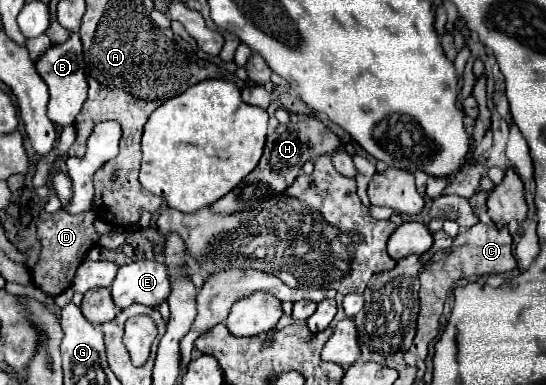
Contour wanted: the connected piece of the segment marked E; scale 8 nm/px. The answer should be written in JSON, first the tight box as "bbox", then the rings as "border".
{"bbox":[110,261,172,309],"border":[[[134,261],[118,269],[118,275],[110,287],[114,305],[120,309],[132,303],[158,307],[168,299],[172,291],[168,267],[158,261]]]}

